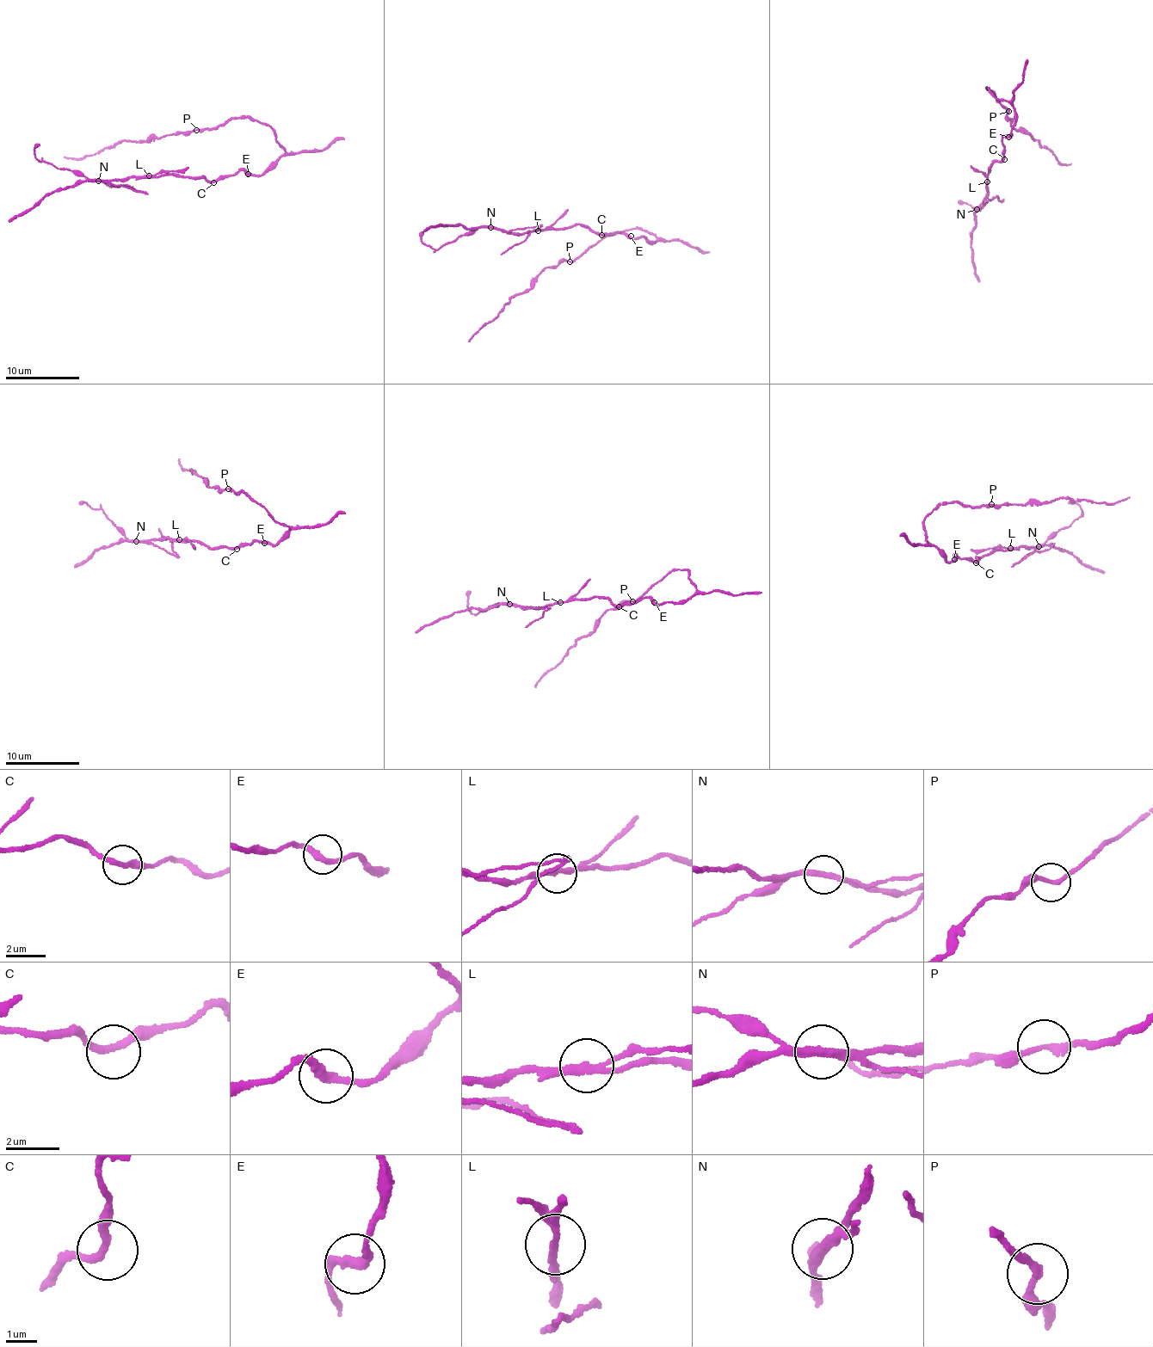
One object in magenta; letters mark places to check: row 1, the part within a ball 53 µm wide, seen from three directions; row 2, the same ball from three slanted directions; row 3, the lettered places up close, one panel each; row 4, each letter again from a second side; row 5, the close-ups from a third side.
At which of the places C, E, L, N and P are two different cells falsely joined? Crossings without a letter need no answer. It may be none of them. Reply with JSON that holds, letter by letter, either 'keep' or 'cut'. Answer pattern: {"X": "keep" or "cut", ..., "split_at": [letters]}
{"C": "keep", "E": "keep", "L": "cut", "N": "cut", "P": "keep", "split_at": ["L", "N"]}

